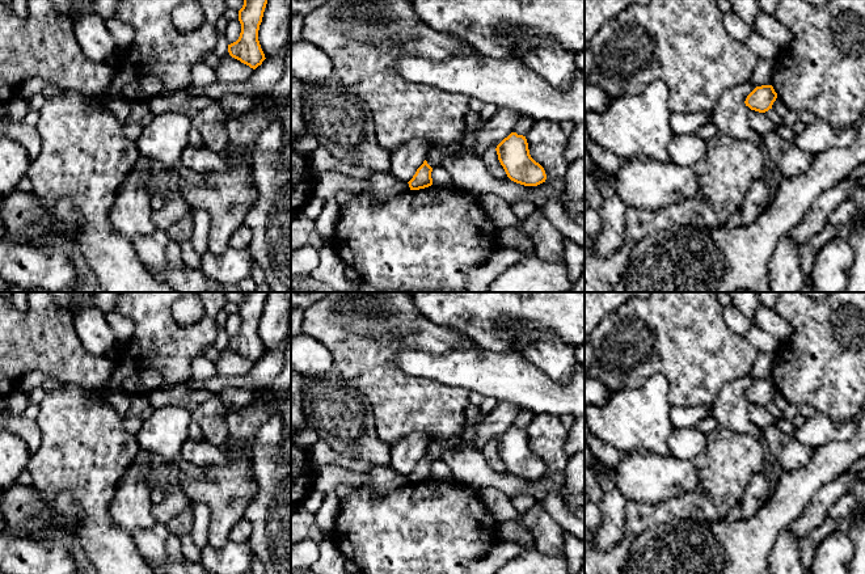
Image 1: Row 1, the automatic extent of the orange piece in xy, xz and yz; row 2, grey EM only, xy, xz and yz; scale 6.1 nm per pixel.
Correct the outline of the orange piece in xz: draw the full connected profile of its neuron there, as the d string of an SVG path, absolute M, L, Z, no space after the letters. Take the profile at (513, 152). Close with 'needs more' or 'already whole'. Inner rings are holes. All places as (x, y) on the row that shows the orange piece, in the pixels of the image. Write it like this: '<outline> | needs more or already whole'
M511 132L497 145L495 151L511 181L524 186L537 186L545 182L545 170L531 157L526 136Z | already whole

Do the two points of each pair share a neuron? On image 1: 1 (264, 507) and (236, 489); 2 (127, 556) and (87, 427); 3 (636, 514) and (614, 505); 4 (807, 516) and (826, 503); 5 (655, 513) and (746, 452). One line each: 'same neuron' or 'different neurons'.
1: different neurons
2: same neuron
3: different neurons
4: same neuron
5: same neuron

